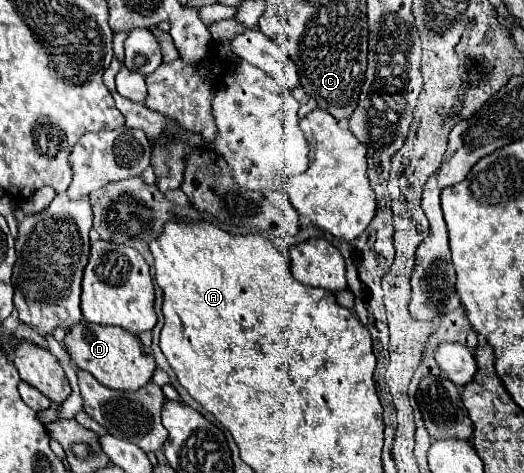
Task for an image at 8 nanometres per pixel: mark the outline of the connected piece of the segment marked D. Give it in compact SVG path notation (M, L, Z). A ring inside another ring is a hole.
M81 321L71 331L67 331L65 343L75 365L93 373L97 381L107 385L109 389L137 391L151 379L155 371L155 357L141 343L141 339L115 325L91 325L87 321Z

